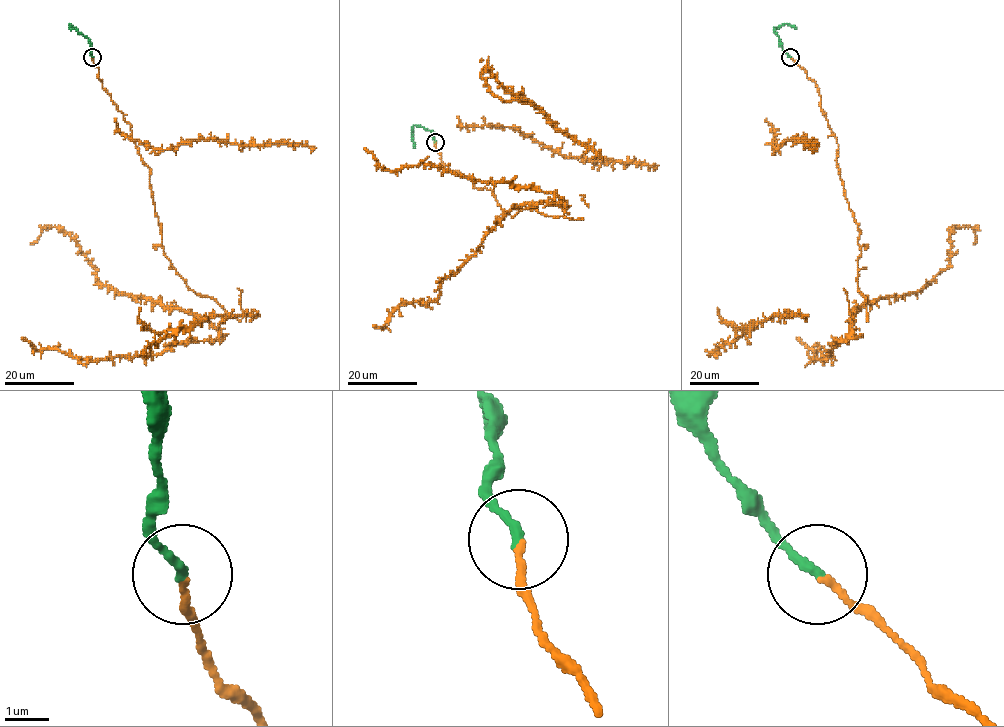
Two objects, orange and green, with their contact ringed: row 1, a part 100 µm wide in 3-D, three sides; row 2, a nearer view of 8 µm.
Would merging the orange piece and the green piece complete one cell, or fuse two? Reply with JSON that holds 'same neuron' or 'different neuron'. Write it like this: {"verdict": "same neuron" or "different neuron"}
{"verdict": "same neuron"}

